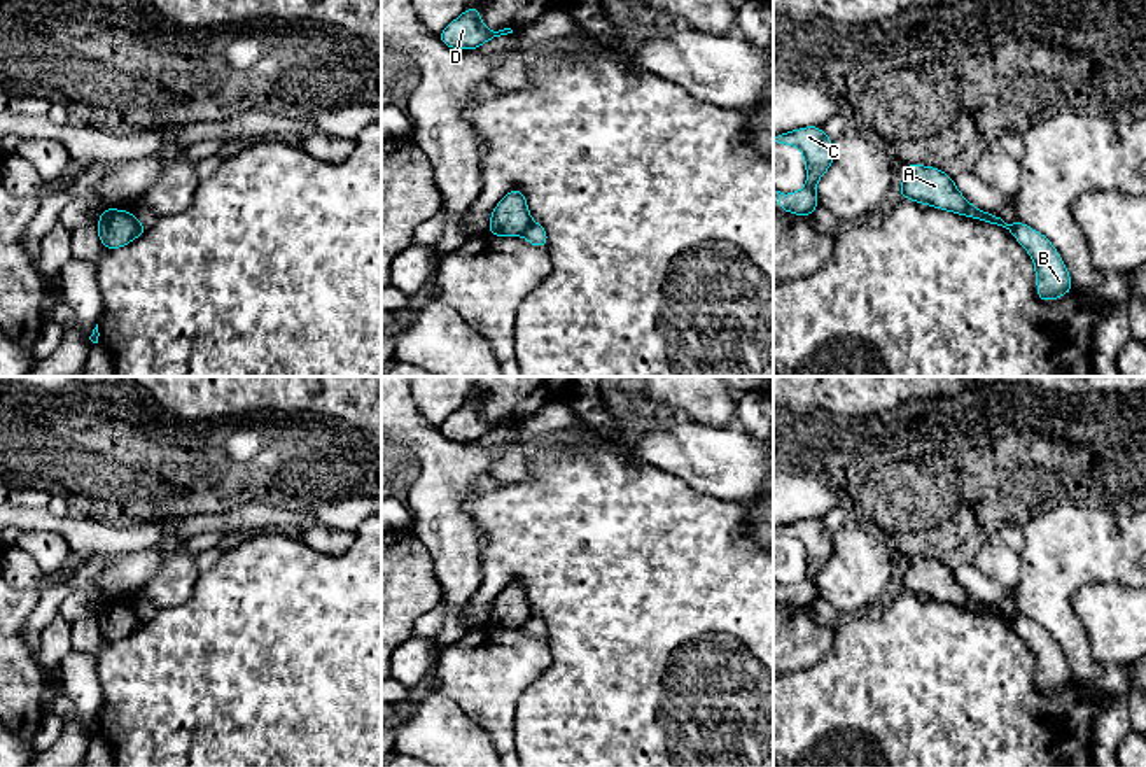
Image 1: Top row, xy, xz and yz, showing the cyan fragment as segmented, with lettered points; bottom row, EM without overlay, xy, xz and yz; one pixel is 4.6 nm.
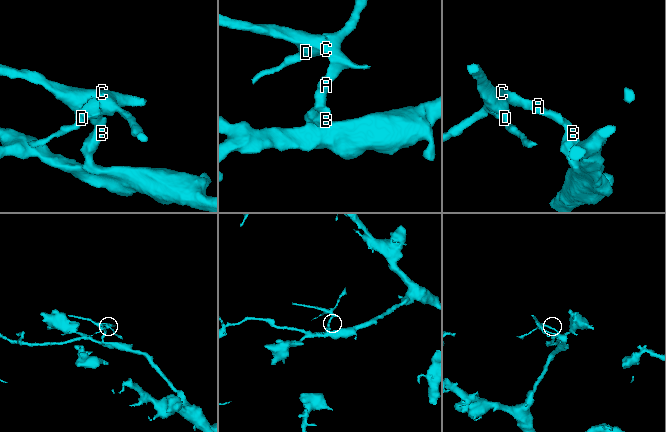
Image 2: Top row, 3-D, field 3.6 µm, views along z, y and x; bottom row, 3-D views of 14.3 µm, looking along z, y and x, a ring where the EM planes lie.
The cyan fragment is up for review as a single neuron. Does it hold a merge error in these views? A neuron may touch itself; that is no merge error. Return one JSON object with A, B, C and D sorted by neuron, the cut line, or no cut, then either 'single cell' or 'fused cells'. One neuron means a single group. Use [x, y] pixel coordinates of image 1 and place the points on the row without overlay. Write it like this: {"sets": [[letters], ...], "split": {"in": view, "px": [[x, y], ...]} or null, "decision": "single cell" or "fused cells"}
{"sets": [["A", "C", "D"], ["B"]], "split": {"in": "xz", "px": [[532, 613], [522, 626]]}, "decision": "fused cells"}

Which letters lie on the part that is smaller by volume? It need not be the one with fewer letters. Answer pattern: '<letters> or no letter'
A, C, D

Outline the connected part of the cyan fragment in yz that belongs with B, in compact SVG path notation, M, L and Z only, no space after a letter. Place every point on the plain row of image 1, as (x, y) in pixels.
M1018 613L1013 615L1011 625L1034 653L1038 690L1050 693L1067 686L1073 681L1073 672L1050 632Z

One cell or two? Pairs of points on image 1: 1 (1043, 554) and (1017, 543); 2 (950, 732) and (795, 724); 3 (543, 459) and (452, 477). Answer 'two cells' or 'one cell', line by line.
1: two cells
2: one cell
3: two cells

